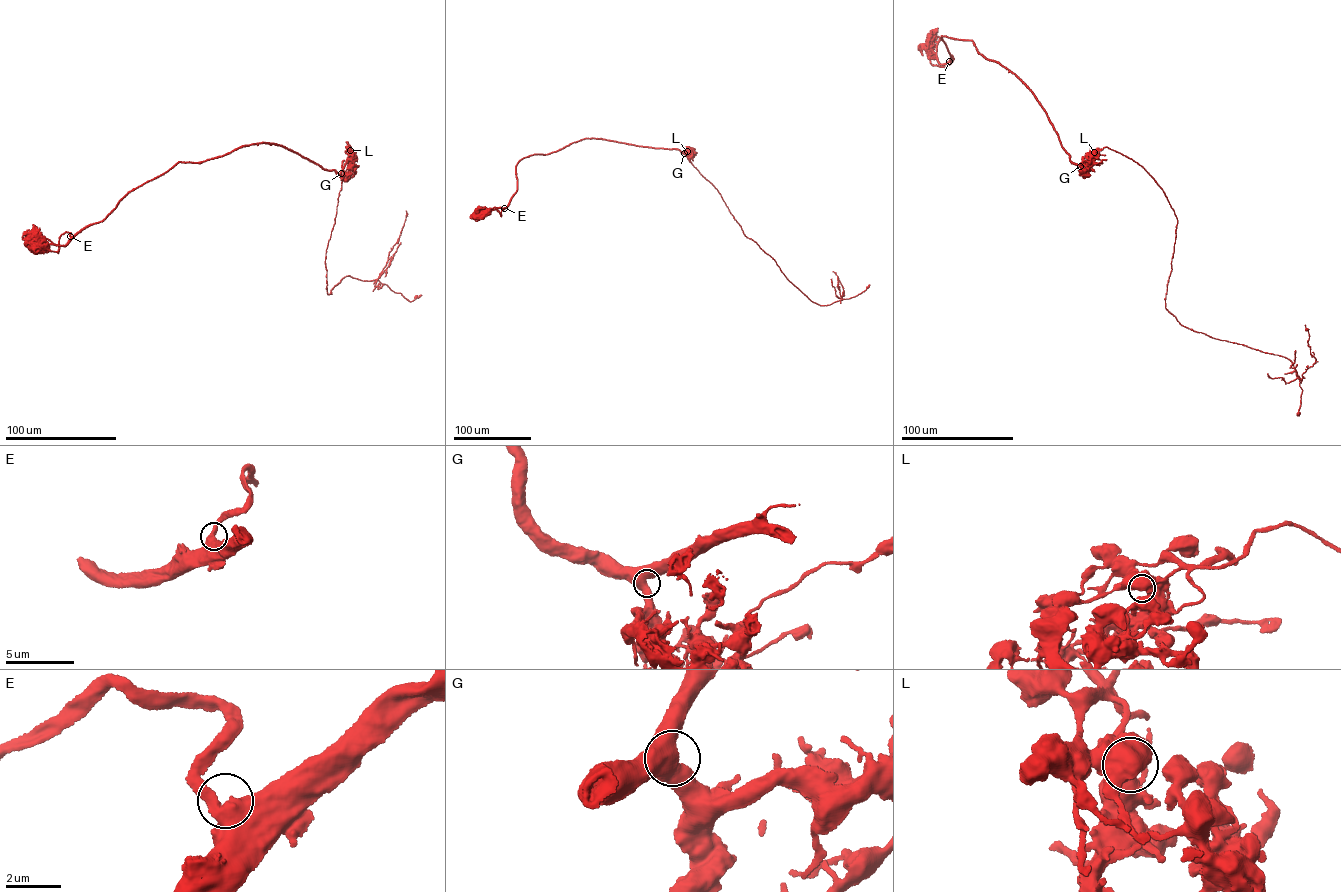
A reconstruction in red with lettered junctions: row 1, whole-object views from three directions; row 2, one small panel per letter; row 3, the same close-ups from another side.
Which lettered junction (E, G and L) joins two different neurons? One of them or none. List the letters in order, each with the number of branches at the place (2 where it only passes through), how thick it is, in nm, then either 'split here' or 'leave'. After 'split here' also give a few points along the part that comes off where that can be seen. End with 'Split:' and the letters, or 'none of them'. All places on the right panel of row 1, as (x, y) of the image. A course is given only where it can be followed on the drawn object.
E: 2 branches meet; 650 nm thick; leave
G: 2 branches meet; 650 nm thick; leave
L: 2 branches meet; 700 nm thick; split here; foreign part runs (1094, 152), (1131, 158), (1174, 211), (1165, 302), (1180, 324), (1286, 357), (1300, 380), (1315, 362), (1305, 325)
Split: L

